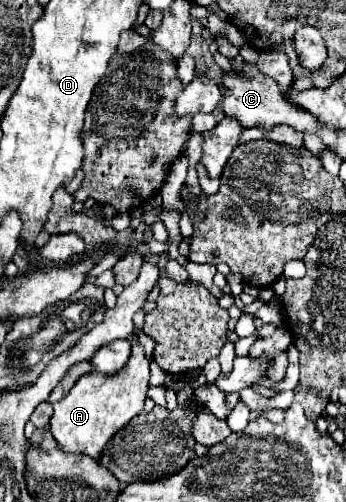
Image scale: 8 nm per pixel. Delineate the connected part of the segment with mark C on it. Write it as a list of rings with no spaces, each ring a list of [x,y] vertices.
[[[224,73],[220,87],[224,87],[224,97],[222,97],[222,113],[226,117],[236,119],[242,127],[256,127],[256,125],[264,125],[264,127],[272,127],[272,125],[290,125],[298,131],[312,131],[316,133],[318,127],[324,127],[322,123],[318,123],[318,119],[314,119],[306,109],[294,107],[288,101],[284,101],[284,97],[280,95],[280,87],[274,79],[270,77],[260,77],[258,75],[248,75],[248,73]]]

